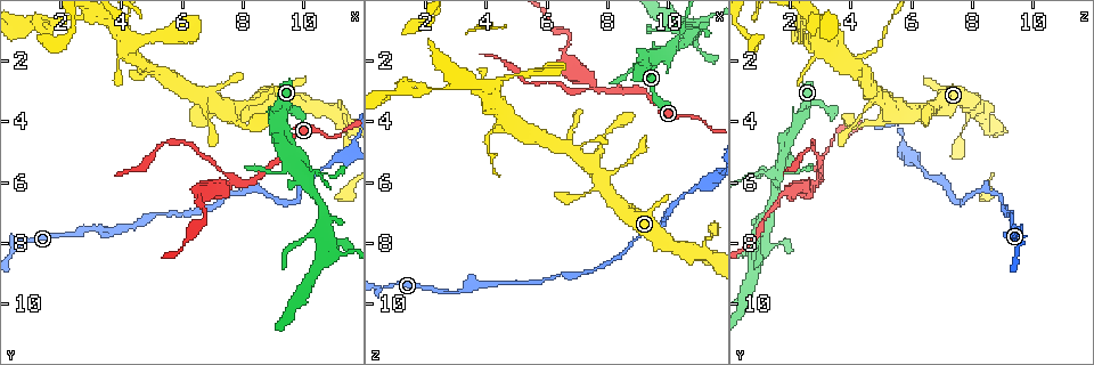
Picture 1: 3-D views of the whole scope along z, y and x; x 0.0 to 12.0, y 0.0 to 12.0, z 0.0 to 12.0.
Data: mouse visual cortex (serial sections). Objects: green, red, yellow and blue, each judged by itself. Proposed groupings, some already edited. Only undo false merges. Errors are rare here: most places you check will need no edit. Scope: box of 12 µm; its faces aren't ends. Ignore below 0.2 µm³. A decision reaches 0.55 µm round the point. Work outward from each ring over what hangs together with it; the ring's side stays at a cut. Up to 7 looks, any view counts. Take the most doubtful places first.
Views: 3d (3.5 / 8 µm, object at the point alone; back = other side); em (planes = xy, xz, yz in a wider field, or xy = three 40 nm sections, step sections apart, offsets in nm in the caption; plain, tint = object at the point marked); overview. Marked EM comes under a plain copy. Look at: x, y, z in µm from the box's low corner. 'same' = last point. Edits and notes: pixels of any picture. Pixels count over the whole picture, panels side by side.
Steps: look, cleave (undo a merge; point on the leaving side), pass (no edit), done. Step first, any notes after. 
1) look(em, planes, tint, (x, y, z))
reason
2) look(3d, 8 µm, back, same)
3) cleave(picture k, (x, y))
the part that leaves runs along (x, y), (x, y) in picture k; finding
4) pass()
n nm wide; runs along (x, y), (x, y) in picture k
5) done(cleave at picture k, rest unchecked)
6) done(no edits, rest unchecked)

look(3d, 3.5 µm, (10.1, 5.7, 1.6))
three arms meet

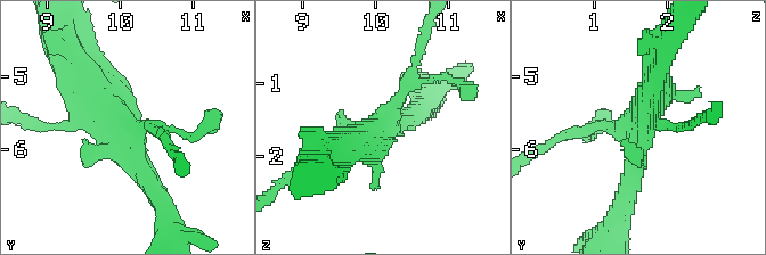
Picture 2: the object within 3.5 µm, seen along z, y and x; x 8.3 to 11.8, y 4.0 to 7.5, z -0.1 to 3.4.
look(em, xy, step 1, tint, (10.05, 5.65, 1.60))

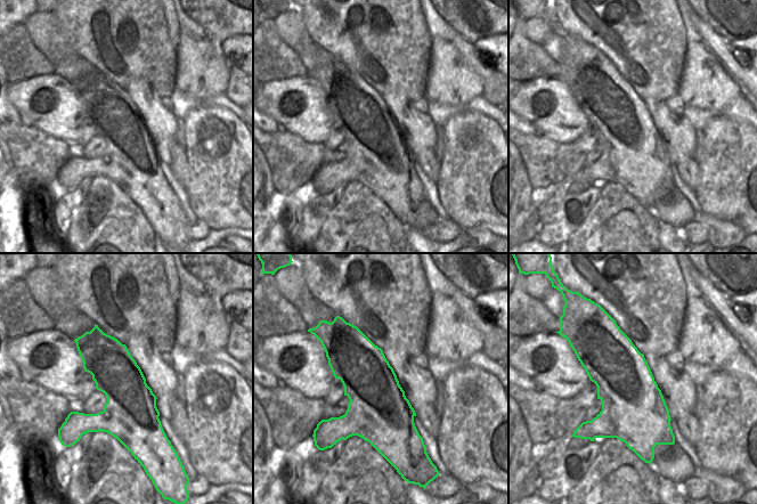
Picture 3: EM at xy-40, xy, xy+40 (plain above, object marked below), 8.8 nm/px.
pass()
runs along (79, 67), (128, 130), (155, 192) in picture 2; all the same cell

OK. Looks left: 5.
look(3d, 8 µm, (9.6, 6.6, 7.5))
abrupt turn

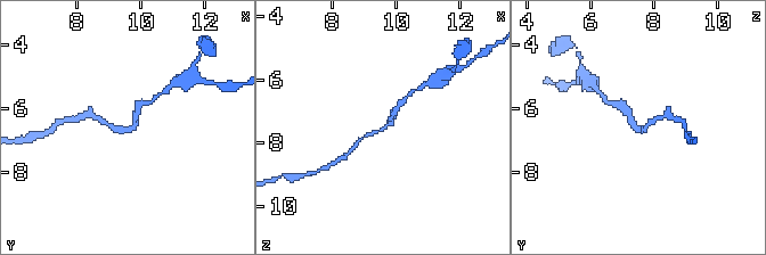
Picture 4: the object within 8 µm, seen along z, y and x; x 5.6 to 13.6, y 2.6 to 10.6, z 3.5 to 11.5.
look(3d, 3.5 µm, (9.7, 6.7, 7.5))
closer look

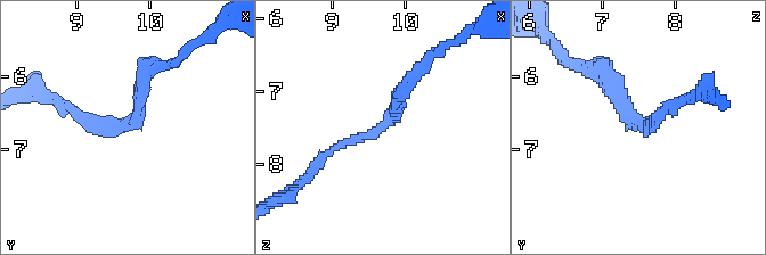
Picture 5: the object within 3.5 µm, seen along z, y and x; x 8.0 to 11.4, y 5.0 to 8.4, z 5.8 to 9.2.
look(em, xy, step 1, tint, (9.70, 6.65, 7.50))
arms of 150, 200 nm; now the EM

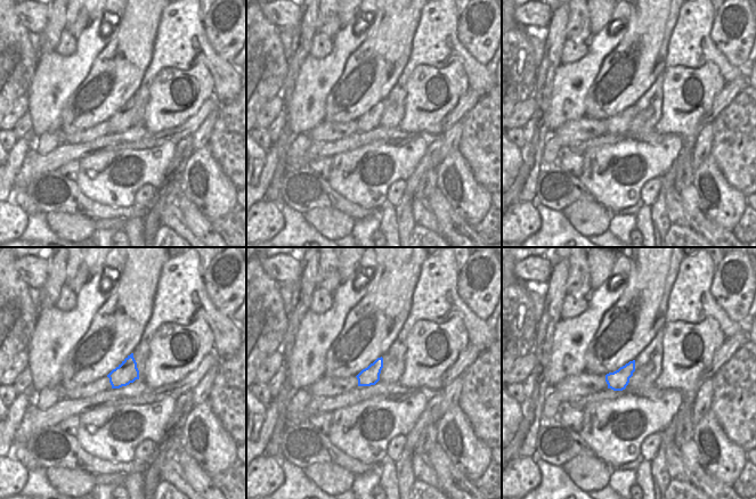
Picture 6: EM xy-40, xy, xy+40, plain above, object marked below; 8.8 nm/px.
pass()
runs along (317, 162), (381, 128), (405, 87) in picture 5; one cell here

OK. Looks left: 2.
look(3d, 3.5 µm, back, (4.6, 2.0, 4.0))
sharp bend

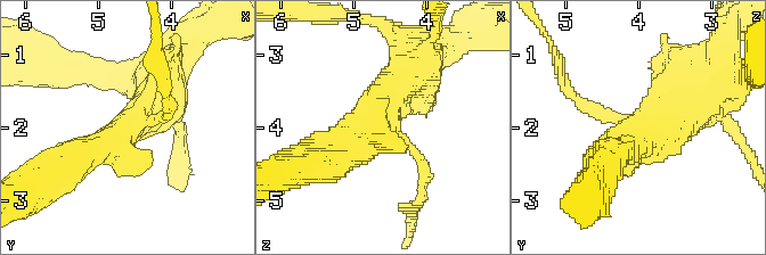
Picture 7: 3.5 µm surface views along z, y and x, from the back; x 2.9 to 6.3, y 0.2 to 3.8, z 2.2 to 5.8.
look(em, xy, step 5, tint, (4.55, 1.95, 4.00))
need the tissue

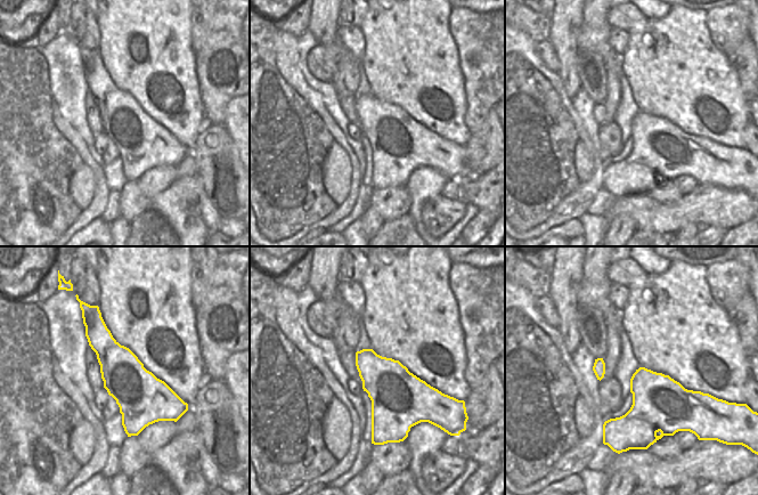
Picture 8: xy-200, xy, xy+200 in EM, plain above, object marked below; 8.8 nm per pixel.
pass()
460 nm wide; runs along (317, 164), (369, 134), (408, 73) in picture 7; one cell here

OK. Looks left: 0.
done(no edits, rest unchecked)

